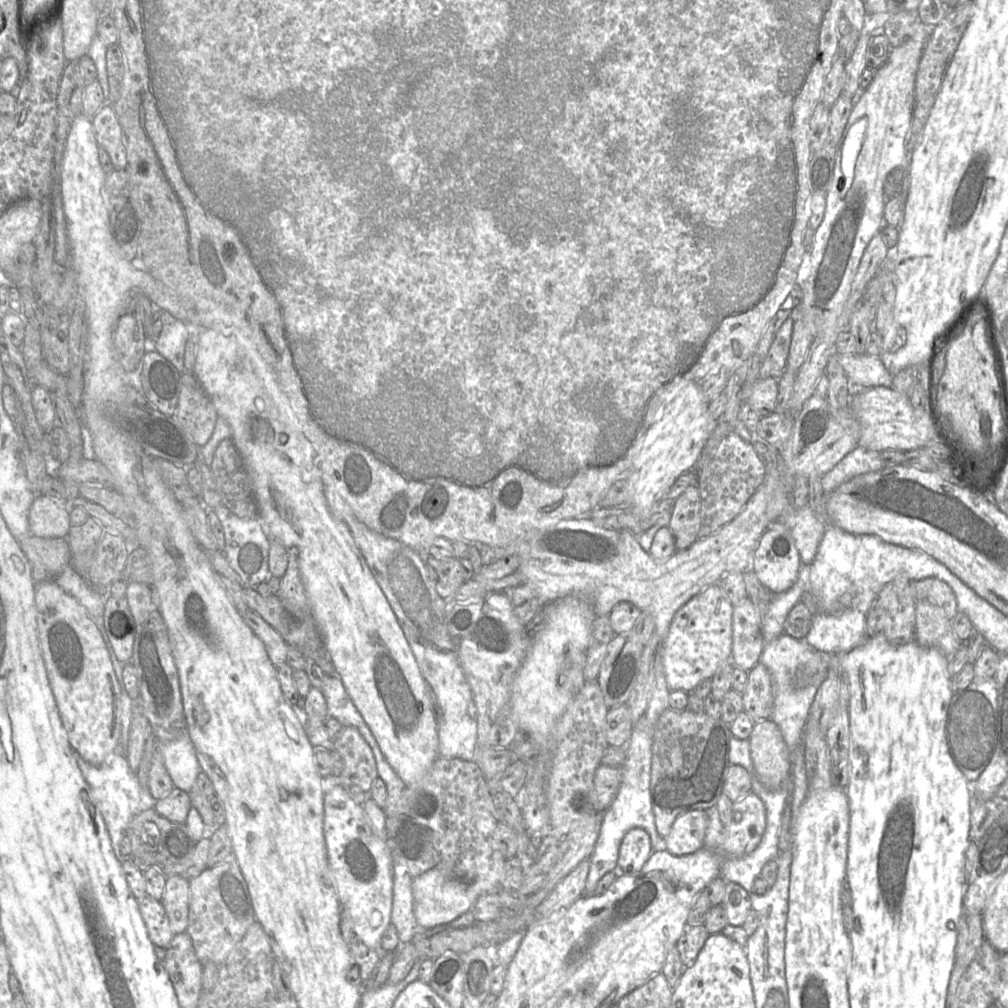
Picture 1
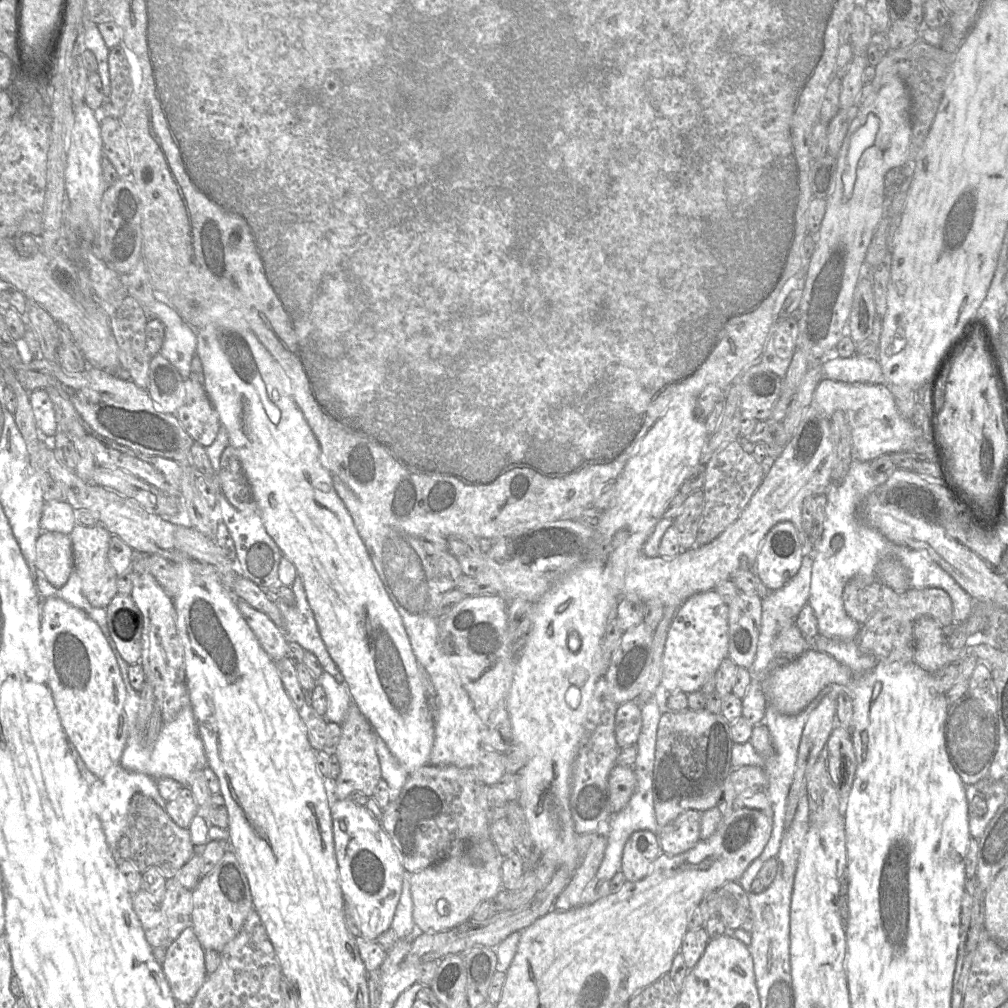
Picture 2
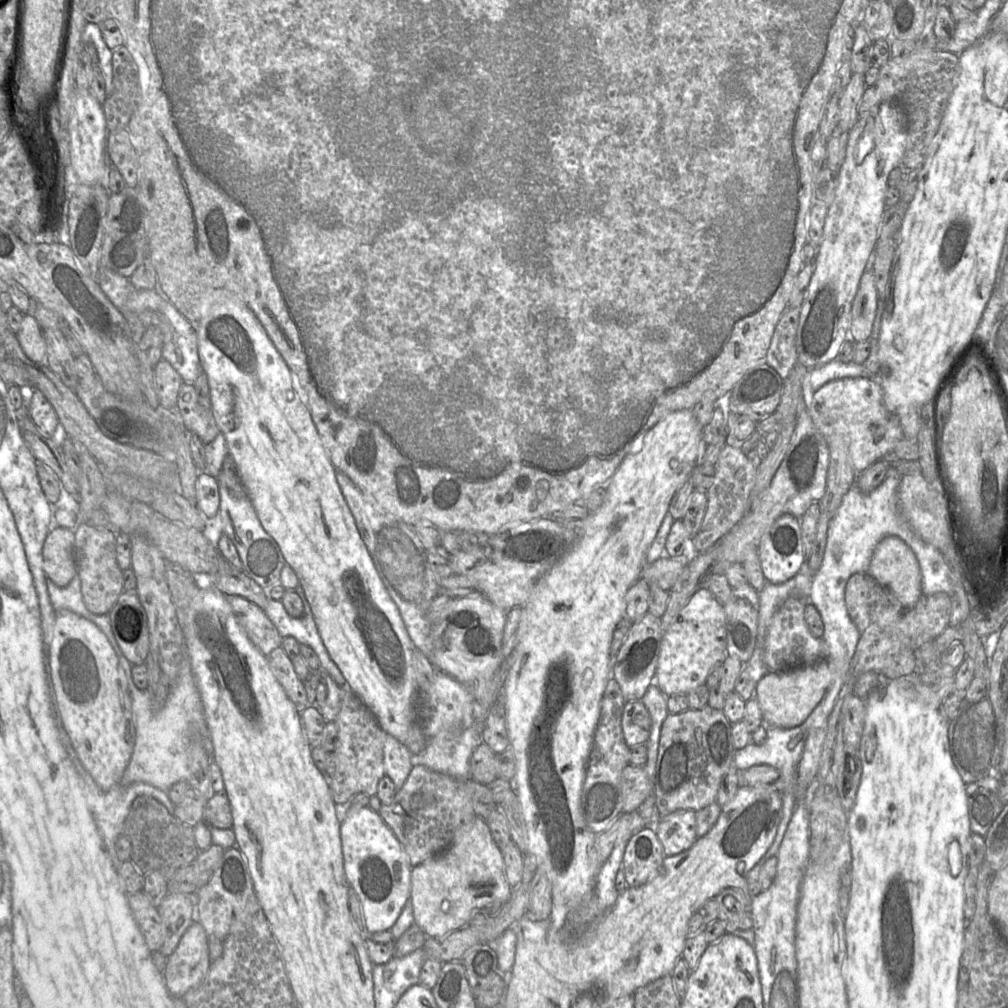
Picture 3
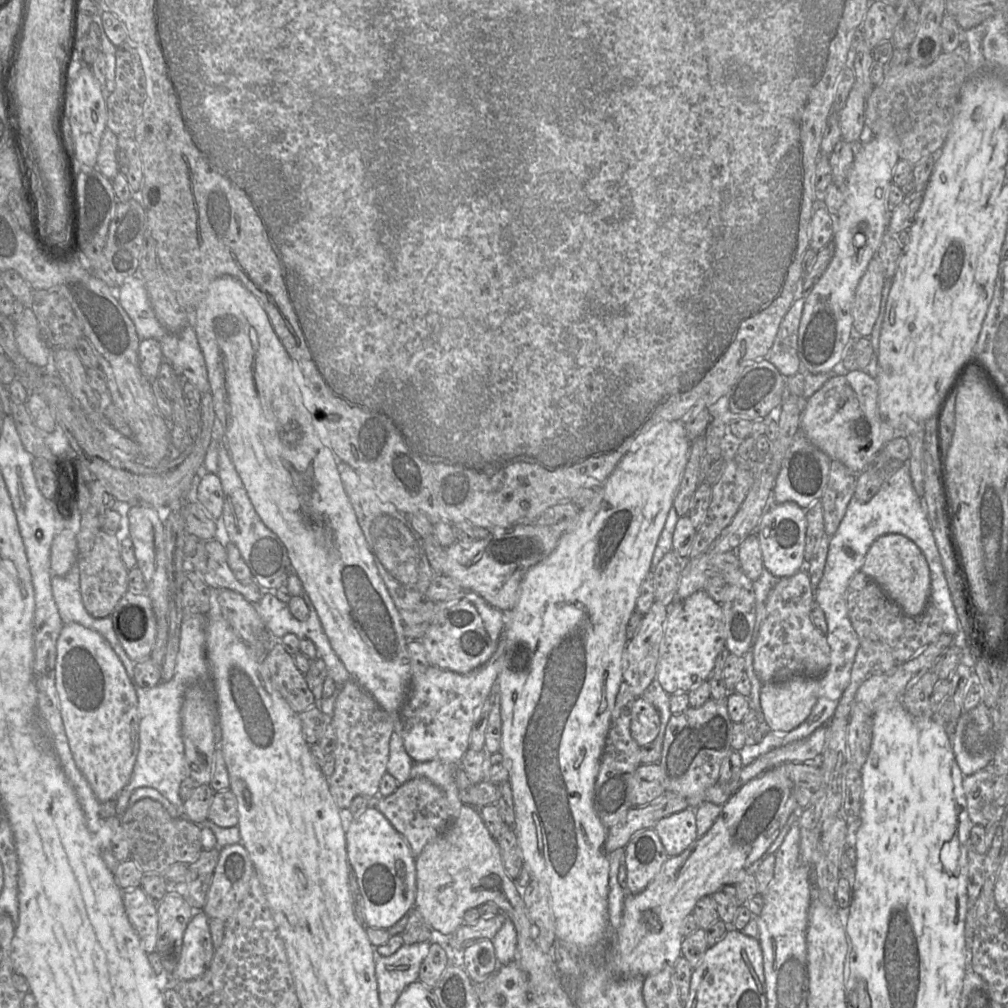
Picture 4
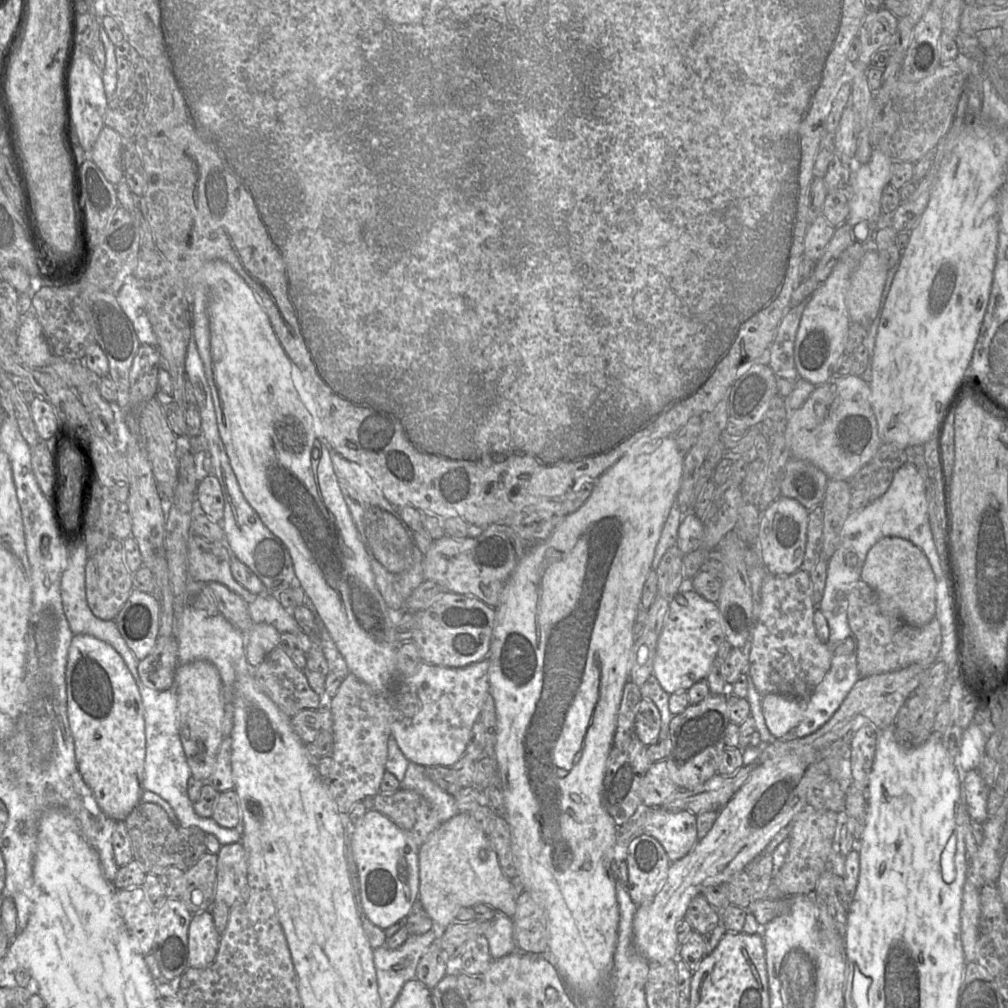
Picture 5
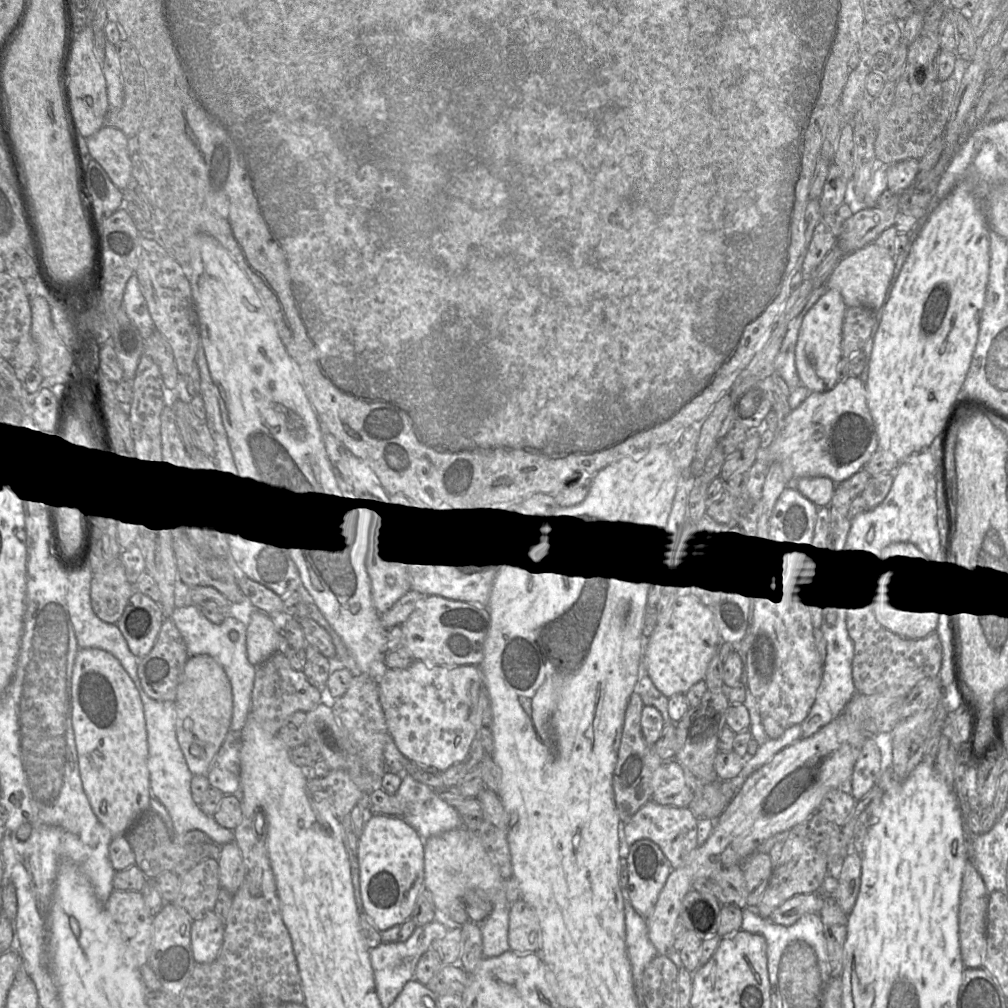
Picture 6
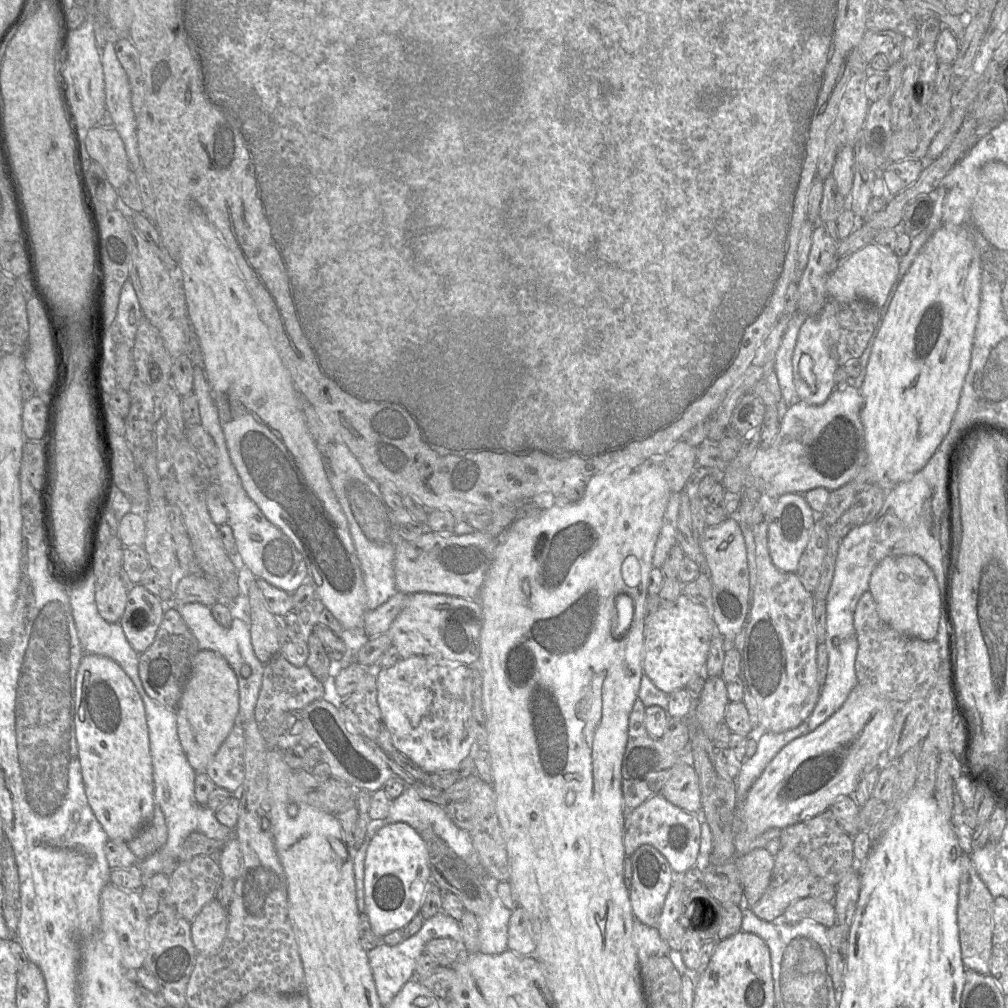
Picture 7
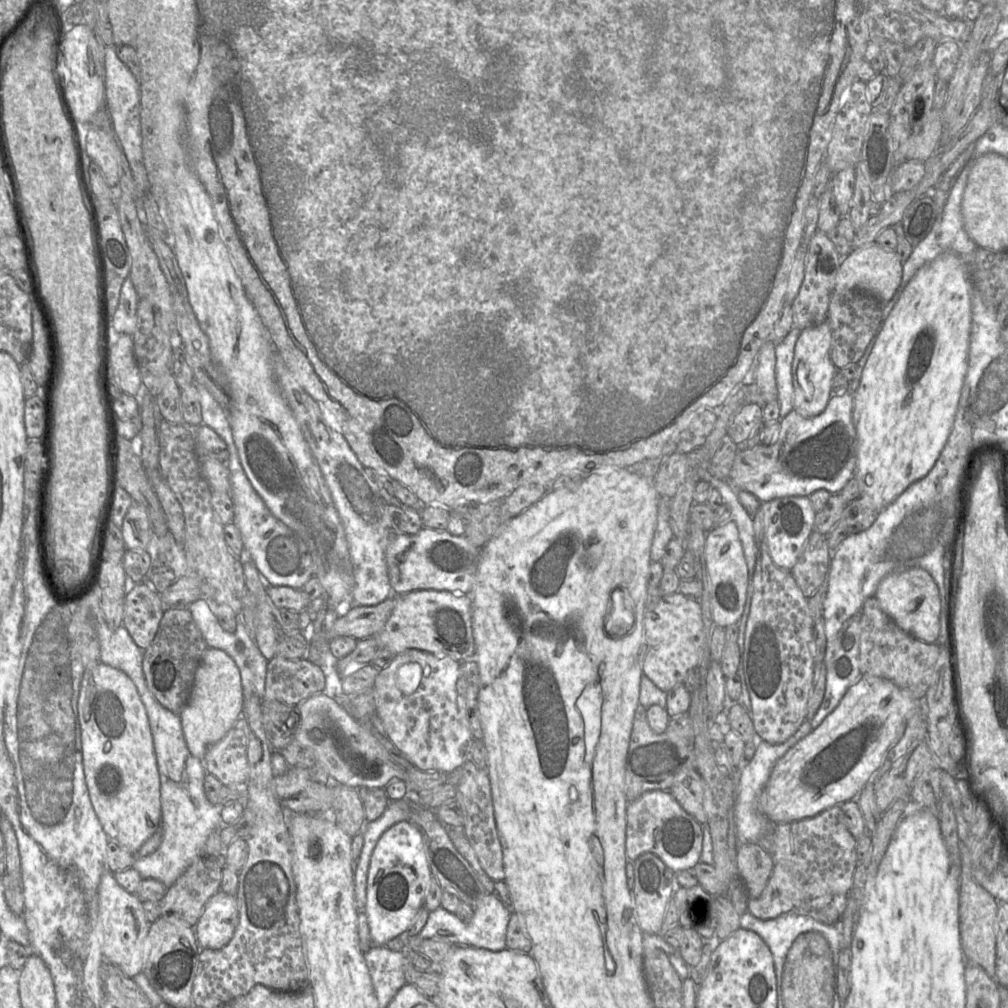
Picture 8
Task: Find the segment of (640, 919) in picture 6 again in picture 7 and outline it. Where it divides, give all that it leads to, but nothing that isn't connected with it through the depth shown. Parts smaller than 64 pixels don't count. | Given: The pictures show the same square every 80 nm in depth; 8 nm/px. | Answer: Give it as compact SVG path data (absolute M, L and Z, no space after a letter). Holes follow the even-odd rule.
M636 920L633 925L633 941L640 964L653 956L667 955L681 976L686 973L687 968L680 952L669 948L656 927L650 927Z

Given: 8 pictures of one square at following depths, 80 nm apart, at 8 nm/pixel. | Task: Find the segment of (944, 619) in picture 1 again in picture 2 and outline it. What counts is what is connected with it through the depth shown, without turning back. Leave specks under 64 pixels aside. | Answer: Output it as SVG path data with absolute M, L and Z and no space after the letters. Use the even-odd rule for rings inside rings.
M922 616L914 623L914 660L928 672L950 663L959 663L968 655L966 648L954 650L947 641L946 629L933 618Z

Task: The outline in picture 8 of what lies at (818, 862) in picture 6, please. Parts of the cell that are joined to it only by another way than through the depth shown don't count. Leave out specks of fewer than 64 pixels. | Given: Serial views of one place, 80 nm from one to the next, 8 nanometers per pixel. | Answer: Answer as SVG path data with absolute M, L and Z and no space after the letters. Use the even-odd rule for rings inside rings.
M775 863L766 887L758 898L748 900L747 910L760 920L791 912L801 899L804 884L786 866Z

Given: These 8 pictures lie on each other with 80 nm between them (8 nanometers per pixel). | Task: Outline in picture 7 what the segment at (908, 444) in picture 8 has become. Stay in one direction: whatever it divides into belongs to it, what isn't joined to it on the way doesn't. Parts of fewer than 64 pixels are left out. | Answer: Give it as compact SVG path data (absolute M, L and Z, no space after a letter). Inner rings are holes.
M942 224L918 252L915 260L899 283L889 308L882 318L879 332L870 353L860 393L862 396L861 420L866 442L866 463L870 465L871 472L875 476L875 485L880 486L885 491L891 490L897 484L920 471L935 453L950 429L970 366L974 333L981 302L982 264L981 253L970 237L968 230L963 226Z

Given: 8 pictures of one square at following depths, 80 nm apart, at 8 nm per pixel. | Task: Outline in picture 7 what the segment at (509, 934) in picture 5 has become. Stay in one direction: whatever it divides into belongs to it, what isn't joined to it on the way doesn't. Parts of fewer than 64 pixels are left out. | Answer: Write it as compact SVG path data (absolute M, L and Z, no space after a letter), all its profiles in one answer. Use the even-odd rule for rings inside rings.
M489 891L491 902L487 912L478 917L479 951L500 954L508 950L508 926L512 911L508 909L495 891Z

